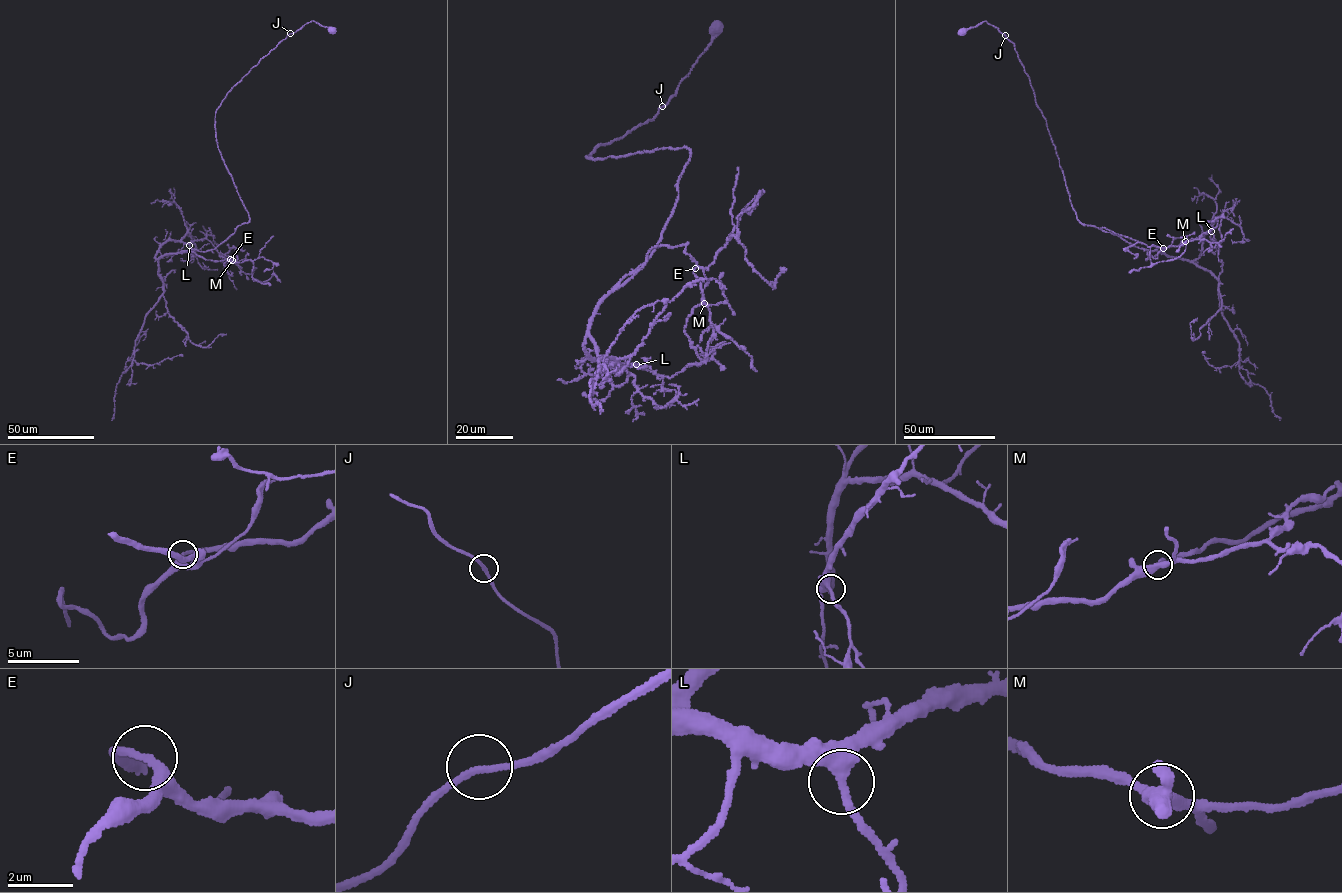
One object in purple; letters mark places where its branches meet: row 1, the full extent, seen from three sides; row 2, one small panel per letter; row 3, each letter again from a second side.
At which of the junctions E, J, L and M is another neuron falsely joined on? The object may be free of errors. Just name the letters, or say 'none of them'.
none of them

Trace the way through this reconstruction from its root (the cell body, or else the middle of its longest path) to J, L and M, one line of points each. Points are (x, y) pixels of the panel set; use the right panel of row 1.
J: (961, 32), (985, 21), (1005, 35)
L: (961, 32), (985, 21), (1012, 42), (1078, 220), (1137, 247), (1190, 260), (1199, 257), (1204, 234), (1211, 231)
M: (961, 32), (985, 21), (1012, 42), (1078, 220), (1166, 254), (1146, 260), (1185, 241)

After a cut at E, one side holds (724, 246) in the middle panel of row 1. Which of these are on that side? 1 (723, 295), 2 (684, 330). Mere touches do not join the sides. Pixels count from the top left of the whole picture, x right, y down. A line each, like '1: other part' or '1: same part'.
1: other part
2: other part

